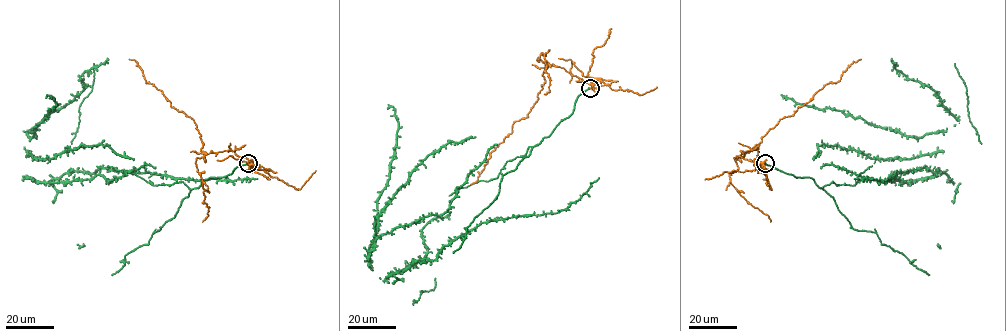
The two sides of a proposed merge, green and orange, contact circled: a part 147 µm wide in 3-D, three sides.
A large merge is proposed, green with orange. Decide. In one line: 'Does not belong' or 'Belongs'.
Does not belong

